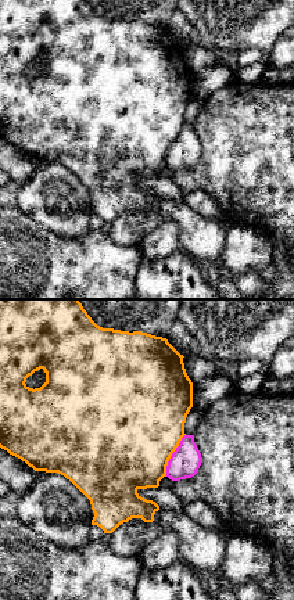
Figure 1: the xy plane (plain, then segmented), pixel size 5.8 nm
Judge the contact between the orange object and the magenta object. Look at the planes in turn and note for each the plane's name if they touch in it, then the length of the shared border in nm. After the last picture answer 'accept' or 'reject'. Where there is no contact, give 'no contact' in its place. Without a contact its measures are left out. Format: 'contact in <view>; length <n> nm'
contact in xy; length 280 nm

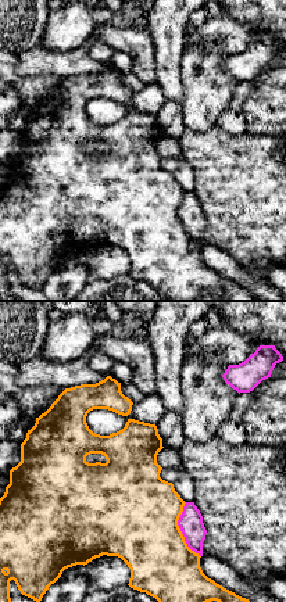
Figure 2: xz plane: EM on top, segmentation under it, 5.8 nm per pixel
contact in xz; length 340 nm

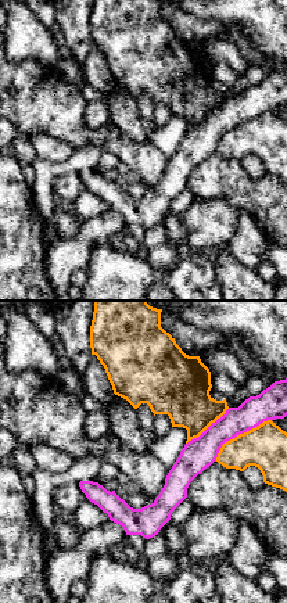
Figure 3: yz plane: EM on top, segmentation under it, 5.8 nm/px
contact in yz; length 400 nm

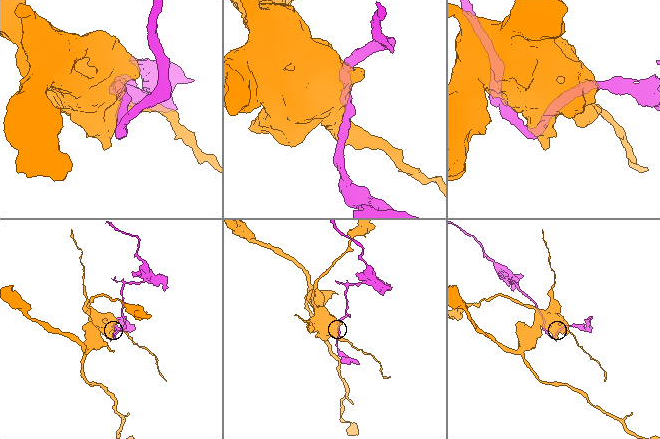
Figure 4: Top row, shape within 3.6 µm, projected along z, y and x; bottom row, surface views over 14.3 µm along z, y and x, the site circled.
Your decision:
reject

